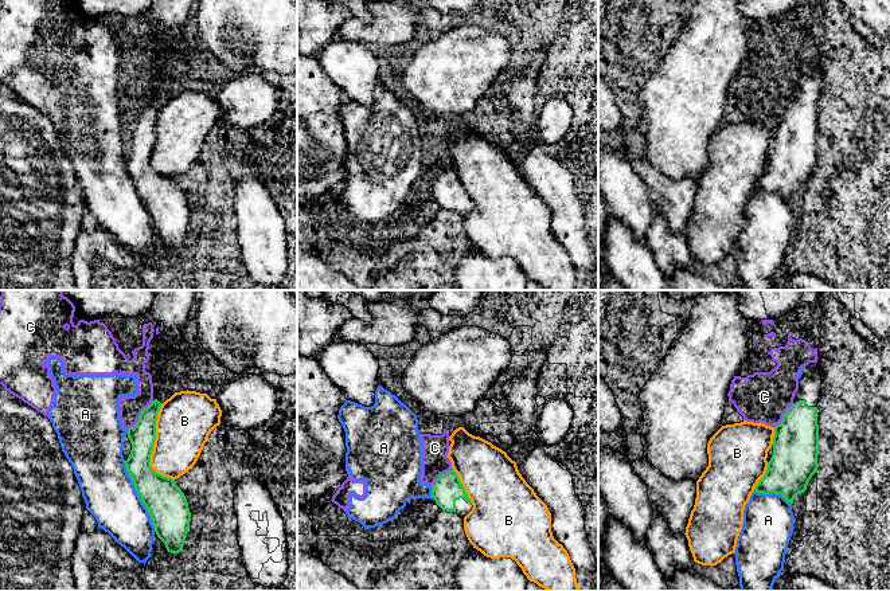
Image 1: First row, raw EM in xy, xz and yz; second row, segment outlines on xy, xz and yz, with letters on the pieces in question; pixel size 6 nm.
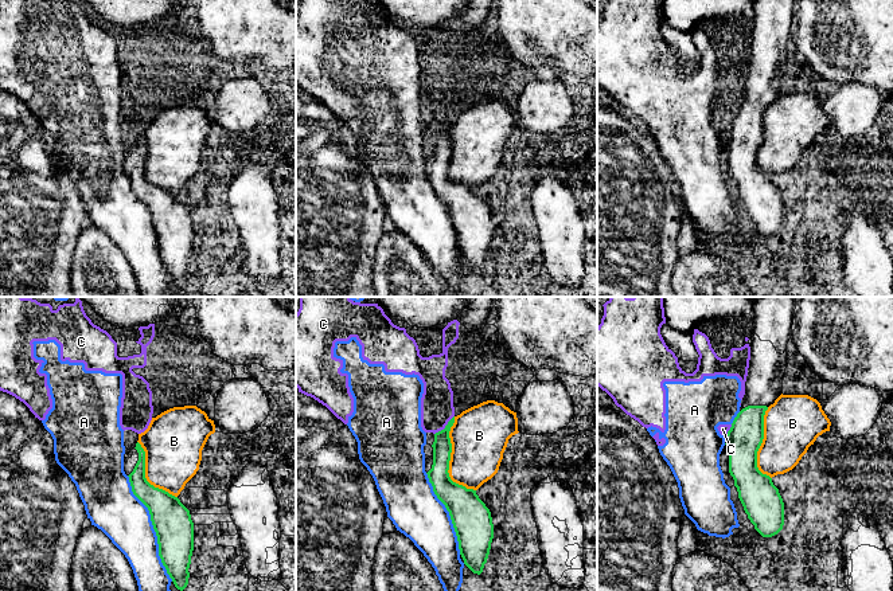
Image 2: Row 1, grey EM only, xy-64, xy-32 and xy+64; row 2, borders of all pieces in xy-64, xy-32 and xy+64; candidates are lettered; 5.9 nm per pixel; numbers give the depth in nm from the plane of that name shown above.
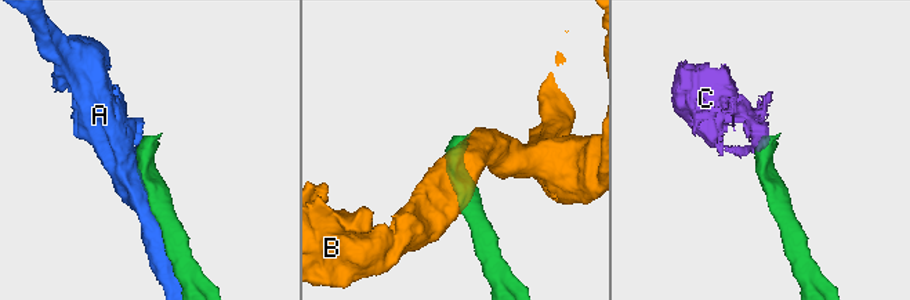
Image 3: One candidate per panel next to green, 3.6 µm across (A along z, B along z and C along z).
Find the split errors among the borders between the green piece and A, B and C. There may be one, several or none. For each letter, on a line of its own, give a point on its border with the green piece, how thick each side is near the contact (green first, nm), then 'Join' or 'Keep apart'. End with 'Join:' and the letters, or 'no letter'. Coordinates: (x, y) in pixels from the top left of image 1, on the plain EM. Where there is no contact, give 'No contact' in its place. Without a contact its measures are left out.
A: Touches green at xy (139, 194). Thickness 240 nm (green) against 300 nm. Keep apart
B: Touches green at xy (152, 145). Thickness 190 nm (green) against 320 nm. Keep apart
C: Touches green at xy (140, 114). Thickness 160 nm (green) against 140 nm. Keep apart
Join: no letter

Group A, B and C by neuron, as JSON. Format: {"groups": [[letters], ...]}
{"groups": [["A", "C"], ["B"]]}

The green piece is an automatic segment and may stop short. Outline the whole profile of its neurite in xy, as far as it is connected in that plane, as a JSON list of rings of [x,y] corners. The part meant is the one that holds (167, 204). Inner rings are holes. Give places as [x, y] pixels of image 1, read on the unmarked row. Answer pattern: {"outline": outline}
{"outline": [[[165,87],[153,94],[152,102],[141,110],[137,122],[128,128],[132,149],[125,165],[137,193],[148,208],[157,236],[168,251],[179,253],[190,227],[188,201],[175,179],[151,167],[157,113],[161,103],[171,95],[172,93]]]}

